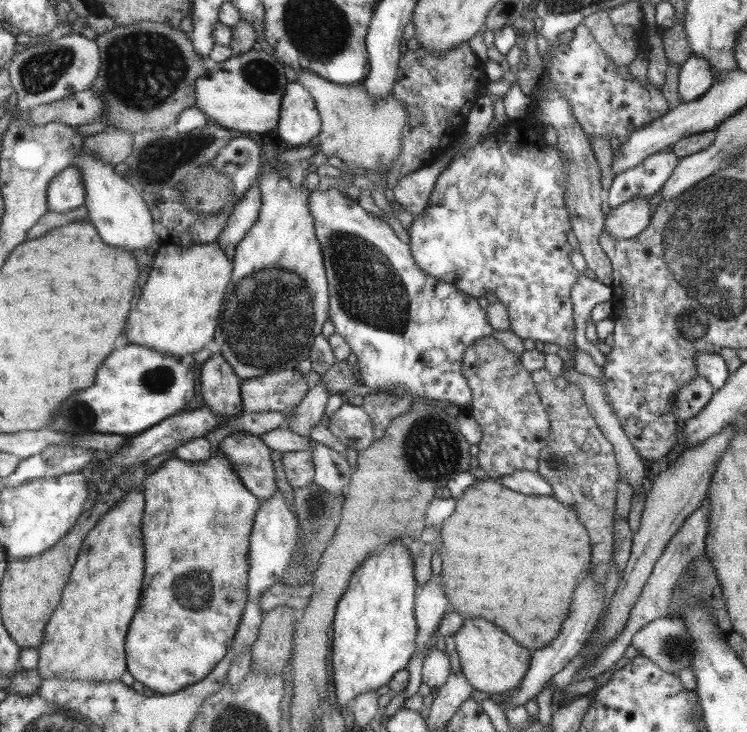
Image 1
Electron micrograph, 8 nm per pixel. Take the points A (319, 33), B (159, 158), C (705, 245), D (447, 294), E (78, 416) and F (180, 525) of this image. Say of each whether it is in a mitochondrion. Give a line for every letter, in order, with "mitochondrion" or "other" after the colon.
A: mitochondrion
B: mitochondrion
C: mitochondrion
D: other
E: mitochondrion
F: other

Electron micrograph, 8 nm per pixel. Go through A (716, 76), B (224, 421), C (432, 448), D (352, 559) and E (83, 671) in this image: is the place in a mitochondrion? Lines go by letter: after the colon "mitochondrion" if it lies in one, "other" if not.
A: other
B: other
C: mitochondrion
D: other
E: other

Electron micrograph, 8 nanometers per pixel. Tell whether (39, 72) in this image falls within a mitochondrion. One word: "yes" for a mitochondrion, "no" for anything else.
yes

